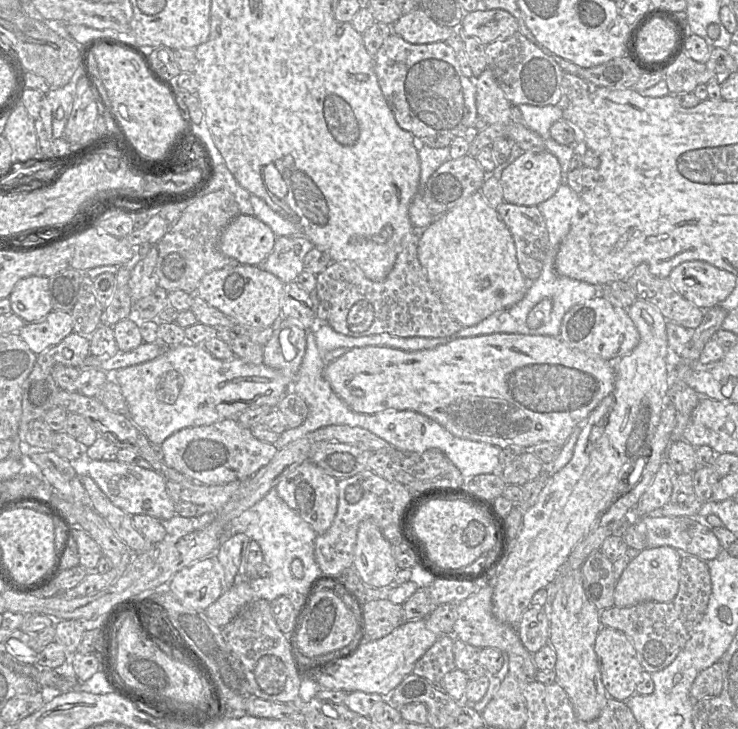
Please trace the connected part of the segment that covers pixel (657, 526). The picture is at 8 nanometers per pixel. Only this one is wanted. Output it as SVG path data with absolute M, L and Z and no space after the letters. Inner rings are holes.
M645 516L638 520L645 526L647 548L670 546L703 561L715 559L722 550L706 517Z

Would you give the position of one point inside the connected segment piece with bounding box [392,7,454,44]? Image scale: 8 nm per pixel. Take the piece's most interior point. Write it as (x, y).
(415, 27)

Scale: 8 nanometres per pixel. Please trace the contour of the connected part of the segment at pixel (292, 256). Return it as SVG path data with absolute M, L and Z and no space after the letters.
M303 235L277 236L274 248L259 265L283 283L295 281L304 271L304 258L314 244Z

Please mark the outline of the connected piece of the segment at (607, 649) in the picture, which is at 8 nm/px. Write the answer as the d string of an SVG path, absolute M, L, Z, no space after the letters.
M601 627L595 653L602 683L610 698L627 701L643 679L643 667L631 640L621 631Z

